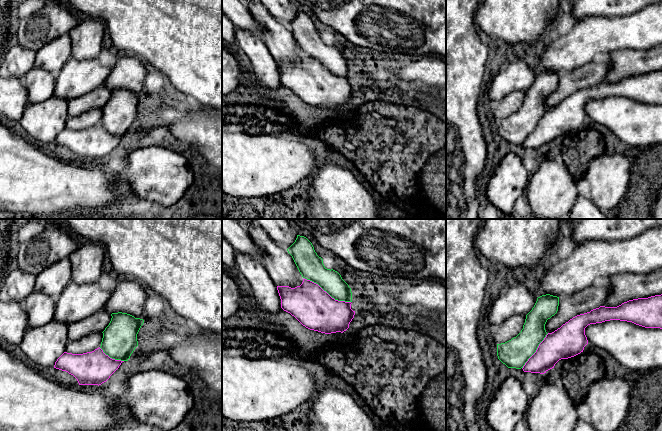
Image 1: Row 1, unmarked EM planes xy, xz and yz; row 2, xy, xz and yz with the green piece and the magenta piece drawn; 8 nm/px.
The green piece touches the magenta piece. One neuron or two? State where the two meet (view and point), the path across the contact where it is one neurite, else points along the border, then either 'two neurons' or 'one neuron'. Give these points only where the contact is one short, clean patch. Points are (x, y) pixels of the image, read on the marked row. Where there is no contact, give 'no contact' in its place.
xz (327, 292) | two neurons

